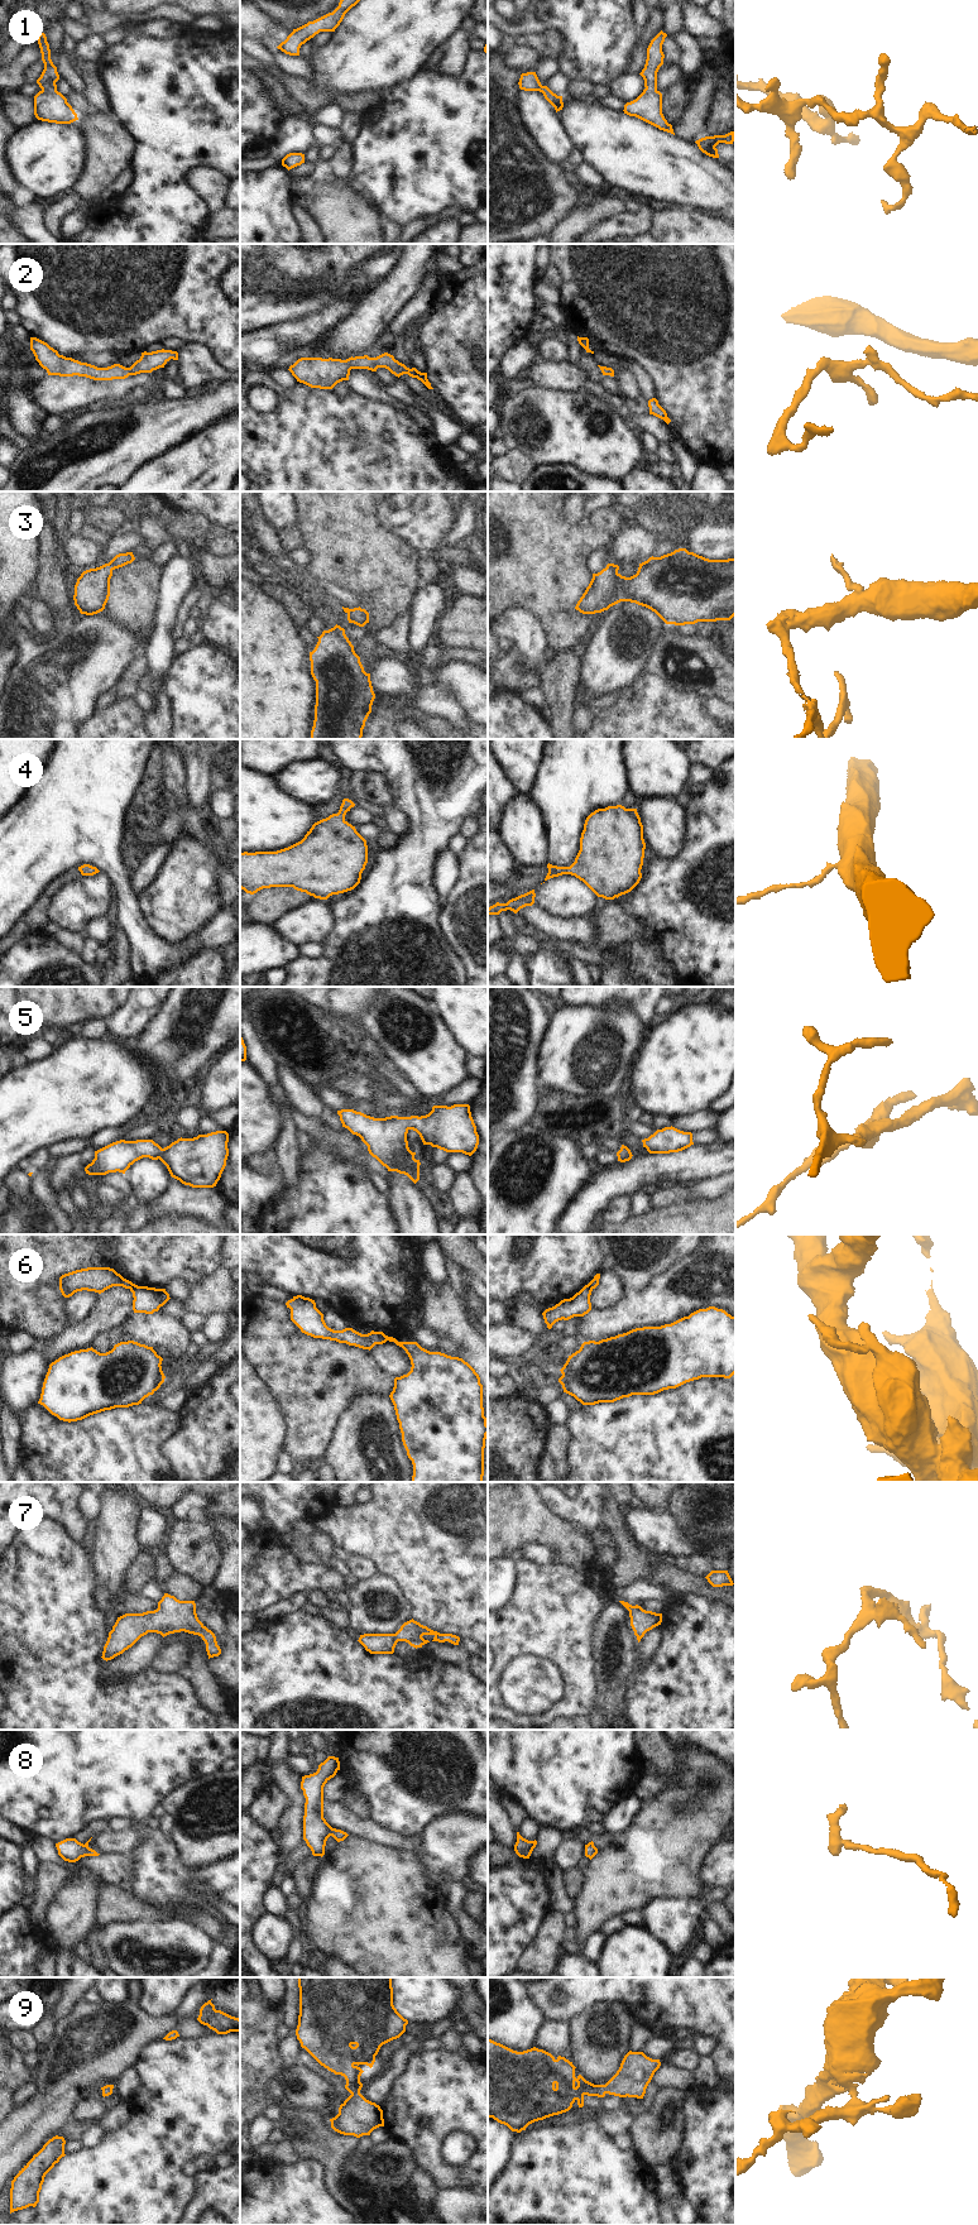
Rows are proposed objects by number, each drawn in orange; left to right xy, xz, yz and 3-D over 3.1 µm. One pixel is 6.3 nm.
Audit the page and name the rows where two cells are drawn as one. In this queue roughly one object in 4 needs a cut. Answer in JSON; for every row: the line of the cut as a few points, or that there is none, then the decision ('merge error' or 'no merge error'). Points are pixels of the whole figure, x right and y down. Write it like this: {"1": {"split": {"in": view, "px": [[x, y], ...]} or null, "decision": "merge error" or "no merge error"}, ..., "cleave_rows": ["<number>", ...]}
{"1": {"split": null, "decision": "no merge error"}, "2": {"split": null, "decision": "no merge error"}, "3": {"split": null, "decision": "no merge error"}, "4": {"split": null, "decision": "no merge error"}, "5": {"split": null, "decision": "no merge error"}, "6": {"split": {"in": "xz", "px": [[377, 1332], [387, 1339]]}, "decision": "merge error"}, "7": {"split": null, "decision": "no merge error"}, "8": {"split": null, "decision": "no merge error"}, "9": {"split": null, "decision": "no merge error"}, "cleave_rows": ["6"]}

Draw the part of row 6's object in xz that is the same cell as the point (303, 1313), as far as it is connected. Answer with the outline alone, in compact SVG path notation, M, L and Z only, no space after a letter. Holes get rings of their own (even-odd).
M297 1295L288 1300L286 1305L291 1309L291 1320L302 1333L313 1338L336 1341L369 1351L375 1344L387 1342L384 1336L374 1330L361 1334L353 1328L345 1328L342 1330L329 1328L323 1320L323 1314L316 1308L315 1300L310 1298Z

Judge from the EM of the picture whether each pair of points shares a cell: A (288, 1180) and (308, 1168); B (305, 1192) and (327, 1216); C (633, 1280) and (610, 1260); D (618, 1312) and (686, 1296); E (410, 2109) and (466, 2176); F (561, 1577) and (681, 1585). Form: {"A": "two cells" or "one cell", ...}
{"A": "two cells", "B": "one cell", "C": "one cell", "D": "one cell", "E": "one cell", "F": "two cells"}

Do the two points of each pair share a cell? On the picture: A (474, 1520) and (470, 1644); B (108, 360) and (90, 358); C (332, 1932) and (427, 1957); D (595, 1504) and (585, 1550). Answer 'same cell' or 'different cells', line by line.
A: different cells
B: same cell
C: same cell
D: different cells

